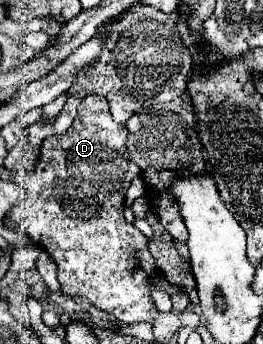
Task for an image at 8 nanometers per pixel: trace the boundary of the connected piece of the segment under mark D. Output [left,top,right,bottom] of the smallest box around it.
[21,95,183,323]

